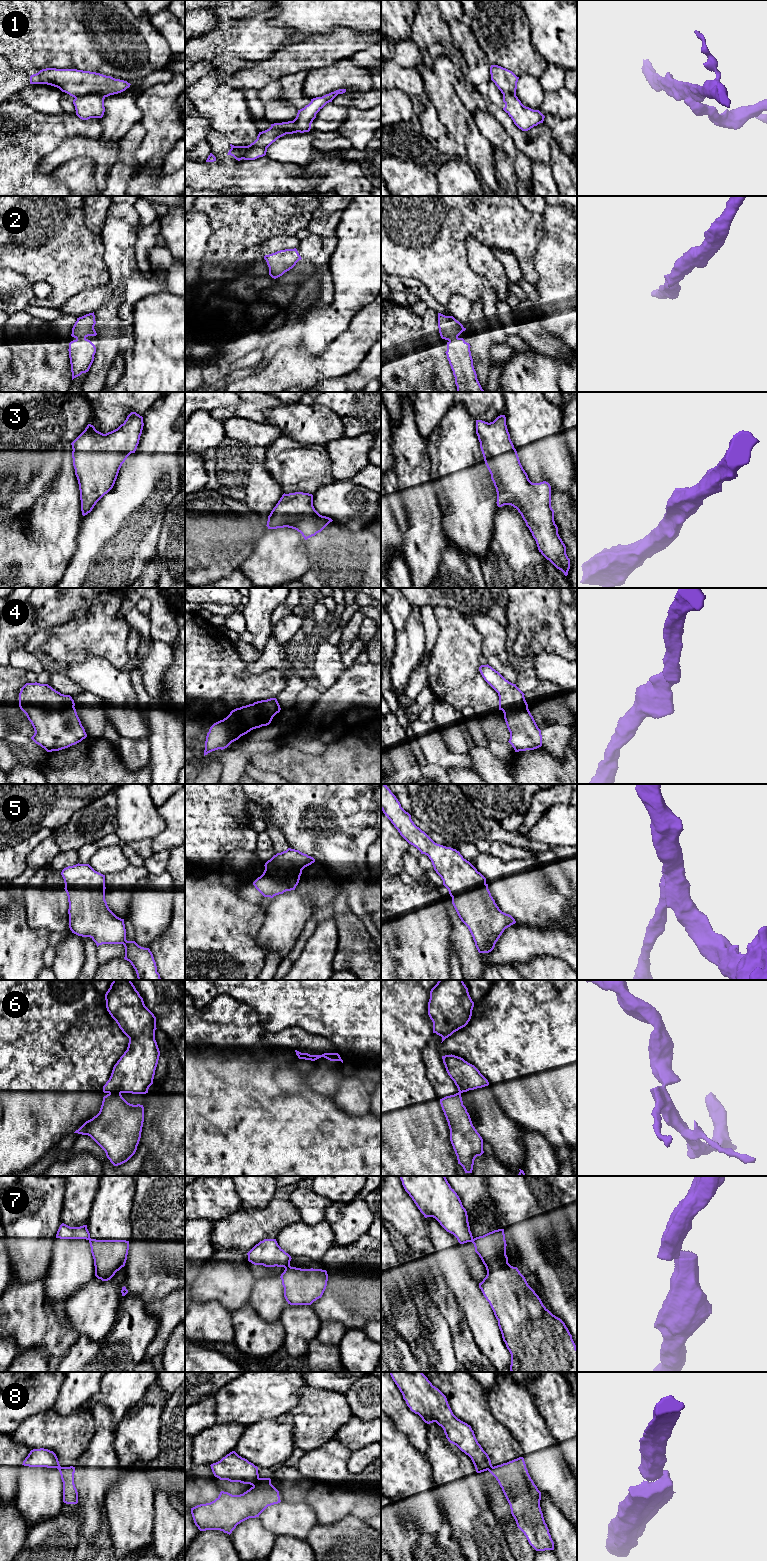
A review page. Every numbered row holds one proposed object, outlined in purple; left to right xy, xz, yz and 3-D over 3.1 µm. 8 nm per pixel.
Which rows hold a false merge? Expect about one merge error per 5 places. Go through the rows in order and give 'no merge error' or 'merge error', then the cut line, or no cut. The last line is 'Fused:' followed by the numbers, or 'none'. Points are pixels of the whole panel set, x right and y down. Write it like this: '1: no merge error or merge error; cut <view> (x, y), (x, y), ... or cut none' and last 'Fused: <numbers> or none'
1: merge error; cut xy (104, 96), (89, 94), (75, 98)
2: no merge error; cut none
3: no merge error; cut none
4: no merge error; cut none
5: no merge error; cut none
6: merge error; cut xz (336, 1053), (323, 1056)
7: merge error; cut xz (289, 1263), (285, 1268)
8: merge error; cut xz (259, 1478), (252, 1485)
Fused: 1, 6, 7, 8

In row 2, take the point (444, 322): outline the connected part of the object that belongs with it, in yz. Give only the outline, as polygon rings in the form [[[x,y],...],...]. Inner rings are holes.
[[[438,313],[438,328],[441,338],[448,341],[447,351],[445,353],[455,377],[457,392],[484,392],[477,379],[477,374],[473,366],[470,351],[471,346],[463,338],[458,337],[466,328],[453,316],[445,316],[441,313]]]

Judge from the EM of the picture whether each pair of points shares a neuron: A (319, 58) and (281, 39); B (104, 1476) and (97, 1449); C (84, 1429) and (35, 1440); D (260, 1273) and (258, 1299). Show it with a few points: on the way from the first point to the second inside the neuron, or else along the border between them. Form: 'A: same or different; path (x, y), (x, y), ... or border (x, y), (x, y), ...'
A: different; border (300, 36), (286, 42), (269, 57)
B: same; path (97, 1470), (93, 1466), (97, 1462), (97, 1456)
C: same; path (72, 1433), (47, 1433)
D: different; border (279, 1276), (256, 1280)

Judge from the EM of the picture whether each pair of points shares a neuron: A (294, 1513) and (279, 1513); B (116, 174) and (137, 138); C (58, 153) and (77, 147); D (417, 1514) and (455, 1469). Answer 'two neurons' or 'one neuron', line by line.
A: one neuron
B: one neuron
C: one neuron
D: two neurons

